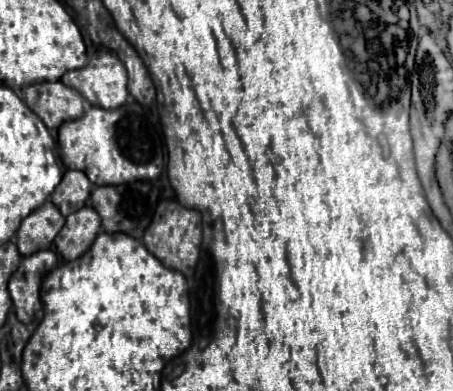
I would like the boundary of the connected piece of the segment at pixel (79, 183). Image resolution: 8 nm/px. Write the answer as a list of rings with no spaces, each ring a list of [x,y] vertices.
[[[66,171],[60,185],[52,193],[52,203],[66,217],[72,211],[78,211],[80,207],[86,205],[90,191],[92,191],[92,183],[82,171]]]

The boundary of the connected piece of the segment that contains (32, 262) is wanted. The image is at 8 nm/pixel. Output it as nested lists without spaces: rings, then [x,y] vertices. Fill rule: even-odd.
[[[44,249],[24,257],[16,273],[12,275],[8,283],[8,291],[14,301],[16,315],[22,323],[30,323],[34,319],[34,313],[42,307],[40,303],[42,275],[54,269],[54,265],[56,265],[56,253]]]

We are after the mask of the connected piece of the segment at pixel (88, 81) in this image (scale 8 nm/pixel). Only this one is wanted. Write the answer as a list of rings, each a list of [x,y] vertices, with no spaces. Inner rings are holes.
[[[104,53],[82,69],[66,71],[60,81],[80,91],[88,103],[104,109],[116,109],[128,97],[126,67],[114,53]]]

